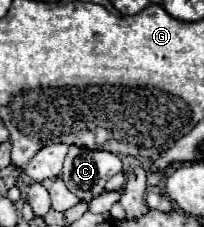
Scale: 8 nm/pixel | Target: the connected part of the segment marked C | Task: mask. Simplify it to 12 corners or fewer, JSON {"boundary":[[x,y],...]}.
{"boundary":[[70,145],[62,181],[80,201],[104,193],[118,155]]}

